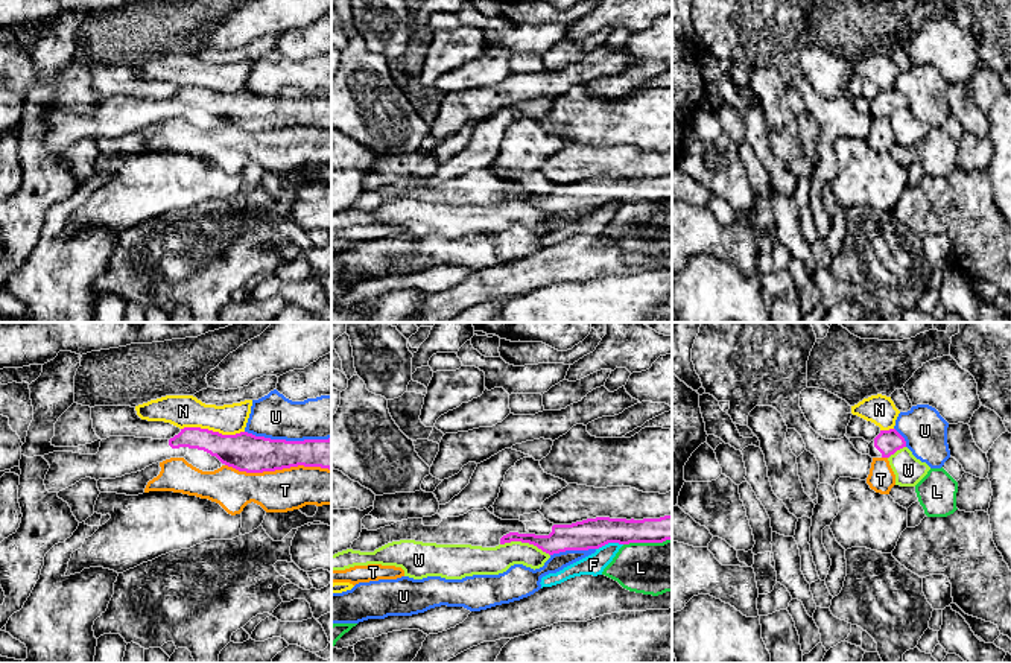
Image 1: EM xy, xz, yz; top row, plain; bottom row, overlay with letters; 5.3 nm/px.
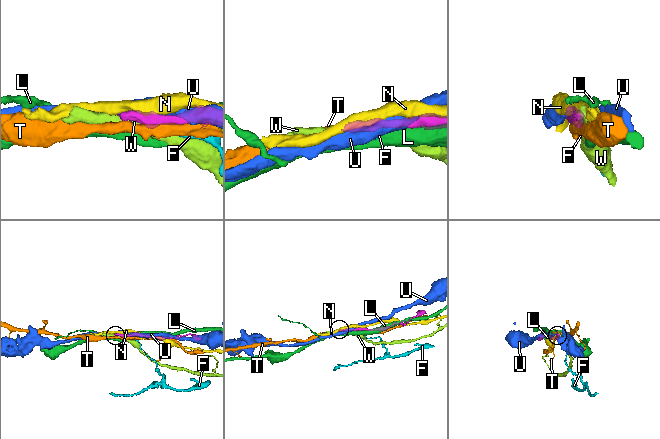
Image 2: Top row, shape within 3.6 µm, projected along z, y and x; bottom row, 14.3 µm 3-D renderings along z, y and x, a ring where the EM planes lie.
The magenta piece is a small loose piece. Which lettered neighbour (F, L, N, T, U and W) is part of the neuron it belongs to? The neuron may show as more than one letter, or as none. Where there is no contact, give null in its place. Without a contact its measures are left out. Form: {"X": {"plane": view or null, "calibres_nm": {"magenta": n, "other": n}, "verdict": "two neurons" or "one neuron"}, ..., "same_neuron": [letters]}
{"F": {"plane": "xz", "calibres_nm": {"magenta": 160, "other": 110}, "verdict": "two neurons"}, "L": {"plane": "xz", "calibres_nm": {"magenta": 150, "other": 280}, "verdict": "two neurons"}, "N": {"plane": "xy", "calibres_nm": {"magenta": 200, "other": 180}, "verdict": "two neurons"}, "T": {"plane": "xy", "calibres_nm": {"magenta": 200, "other": 220}, "verdict": "two neurons"}, "U": {"plane": "xy", "calibres_nm": {"magenta": 200, "other": 240}, "verdict": "two neurons"}, "W": {"plane": "xz", "calibres_nm": {"magenta": 140, "other": 140}, "verdict": "two neurons"}, "same_neuron": []}

